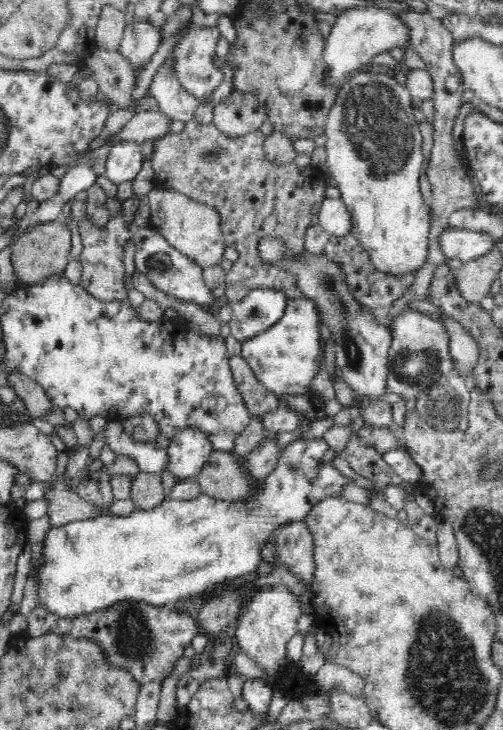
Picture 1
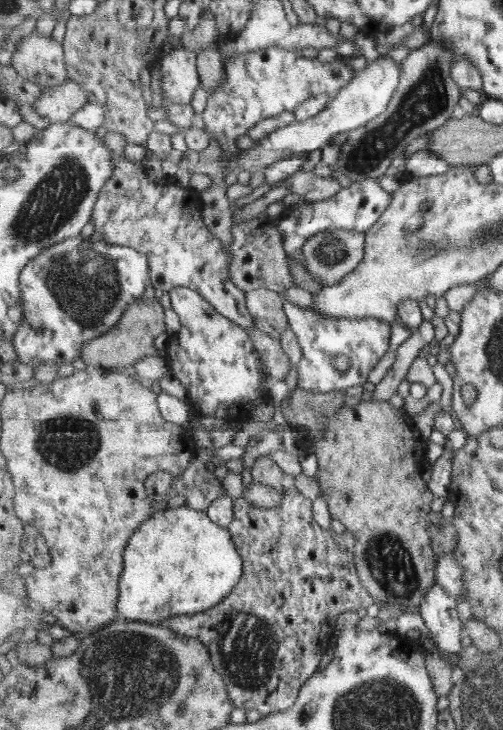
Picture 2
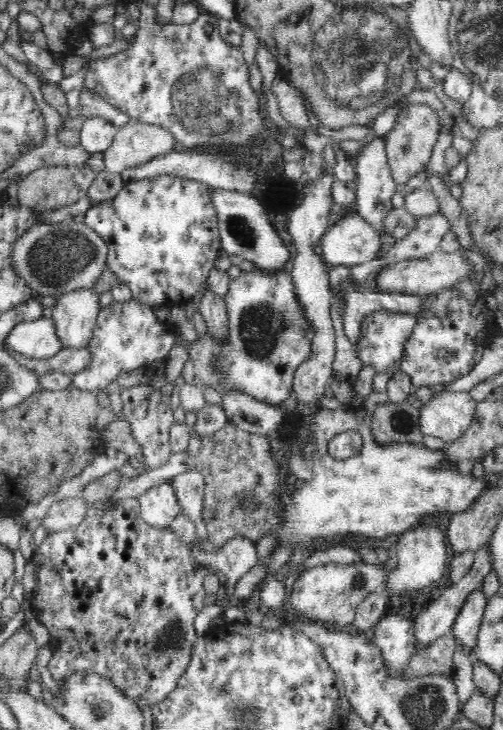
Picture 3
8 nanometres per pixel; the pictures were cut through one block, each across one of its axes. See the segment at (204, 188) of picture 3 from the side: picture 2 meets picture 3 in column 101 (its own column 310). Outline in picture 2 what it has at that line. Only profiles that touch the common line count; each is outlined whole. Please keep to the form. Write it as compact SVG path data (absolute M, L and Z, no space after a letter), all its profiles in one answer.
M379 178L367 179L352 183L348 188L341 190L331 198L321 200L320 202L311 203L305 201L302 206L293 209L283 220L277 219L277 227L282 235L284 249L288 259L295 259L305 264L304 245L315 234L325 232L327 230L355 230L358 232L367 233L378 221L381 216L388 210L392 204L393 194L387 192Z

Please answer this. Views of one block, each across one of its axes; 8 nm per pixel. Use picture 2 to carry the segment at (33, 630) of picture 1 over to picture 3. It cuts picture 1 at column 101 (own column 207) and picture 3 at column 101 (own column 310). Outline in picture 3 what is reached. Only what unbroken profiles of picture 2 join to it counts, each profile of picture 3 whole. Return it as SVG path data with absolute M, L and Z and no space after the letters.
M111 496L87 505L82 522L79 522L75 528L67 527L48 532L42 540L42 544L38 544L33 552L30 562L35 566L37 572L37 588L30 596L31 603L35 608L37 619L45 626L49 634L48 644L52 648L52 658L48 662L47 669L50 670L50 674L58 686L68 686L70 678L75 674L92 672L112 683L112 686L140 711L148 706L153 707L165 702L166 698L175 690L180 676L184 674L192 660L194 645L198 640L194 622L196 622L196 616L200 614L200 610L206 606L206 598L208 598L204 589L204 577L207 569L190 554L186 541L170 527L154 526L144 521L140 514L139 499L112 500Z

